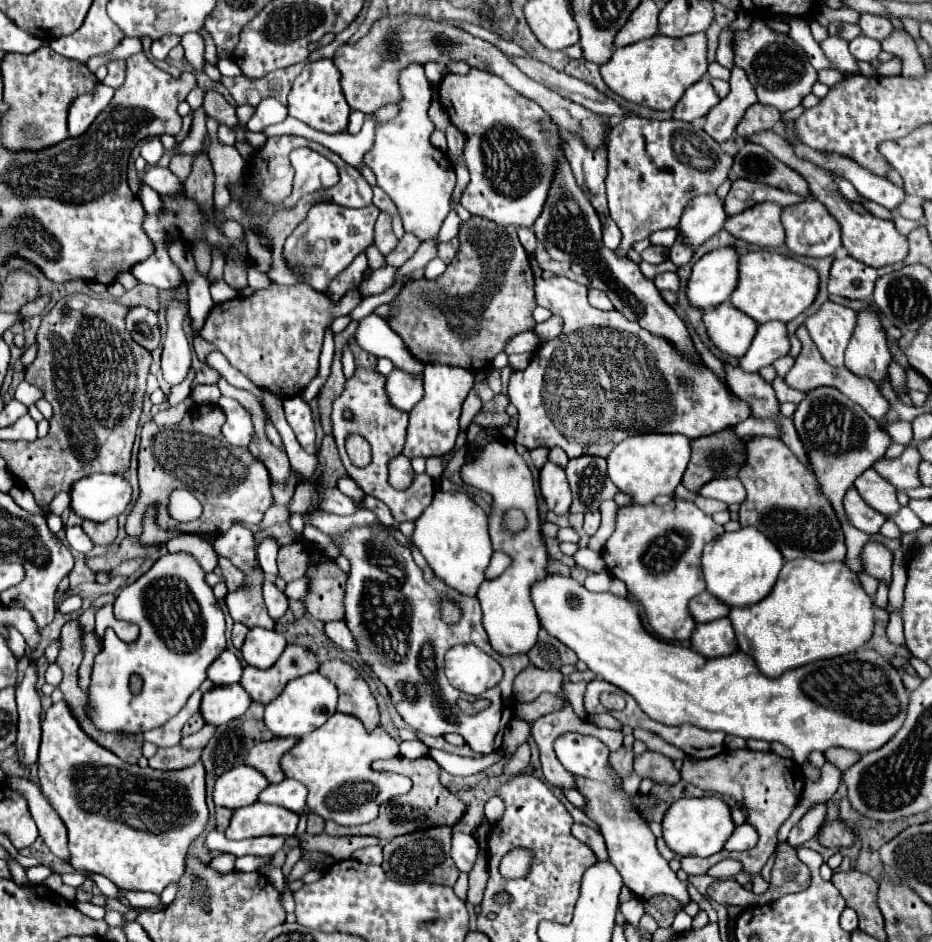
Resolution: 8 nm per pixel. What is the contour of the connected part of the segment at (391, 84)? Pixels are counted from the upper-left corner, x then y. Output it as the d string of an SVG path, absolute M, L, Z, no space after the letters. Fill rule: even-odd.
M398 15L398 17L384 17L374 23L370 33L356 45L342 45L334 53L334 65L342 73L342 89L346 95L346 101L352 109L358 109L362 113L374 113L376 109L396 103L400 99L400 87L398 87L398 73L410 63L420 63L426 65L428 61L438 61L438 63L448 63L448 61L466 61L470 67L490 71L494 75L500 75L510 87L514 87L520 95L536 101L552 119L558 123L560 129L568 129L578 133L588 147L598 147L604 141L604 125L600 121L600 115L594 115L592 111L586 111L578 103L572 103L554 91L548 91L540 83L528 79L522 75L520 69L506 57L498 47L492 43L472 37L470 33L434 21L434 19L424 19L424 17L414 17L414 15Z

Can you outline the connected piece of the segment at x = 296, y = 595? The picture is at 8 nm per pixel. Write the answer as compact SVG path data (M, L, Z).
M302 577L302 579L296 579L296 581L288 583L286 589L284 589L284 595L288 599L302 599L306 595L306 591L308 591L308 579Z

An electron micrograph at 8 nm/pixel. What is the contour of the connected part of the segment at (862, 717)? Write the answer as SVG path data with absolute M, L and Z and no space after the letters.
M554 573L544 581L534 583L532 601L542 627L550 635L568 645L598 679L604 679L632 695L644 713L664 725L690 723L706 731L724 731L742 739L778 741L794 751L796 763L804 763L808 753L824 753L830 747L844 747L860 755L876 751L884 747L884 743L888 743L904 723L910 693L902 683L900 671L896 671L884 655L872 649L858 649L842 657L816 661L790 669L778 679L770 679L762 675L754 659L742 651L718 659L706 659L690 647L666 643L650 635L642 625L638 607L630 599L612 593L592 593L572 577Z

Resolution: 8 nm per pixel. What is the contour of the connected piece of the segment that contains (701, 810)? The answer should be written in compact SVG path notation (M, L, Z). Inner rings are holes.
M684 797L672 803L672 807L666 811L662 821L662 831L664 831L664 841L676 855L710 857L724 849L724 843L734 831L734 821L730 815L730 807L718 797L700 797L700 799Z

